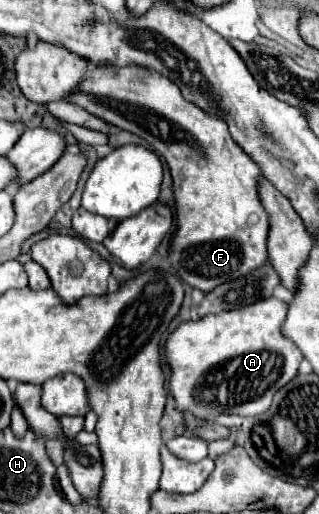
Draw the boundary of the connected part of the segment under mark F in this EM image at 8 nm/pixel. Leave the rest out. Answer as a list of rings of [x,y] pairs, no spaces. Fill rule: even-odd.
[[[90,64],[84,80],[66,100],[102,118],[106,124],[140,136],[166,160],[174,180],[178,214],[168,258],[182,282],[210,292],[266,264],[270,218],[258,196],[262,170],[232,140],[224,120],[184,100],[178,86],[166,76],[134,64],[124,68]]]

